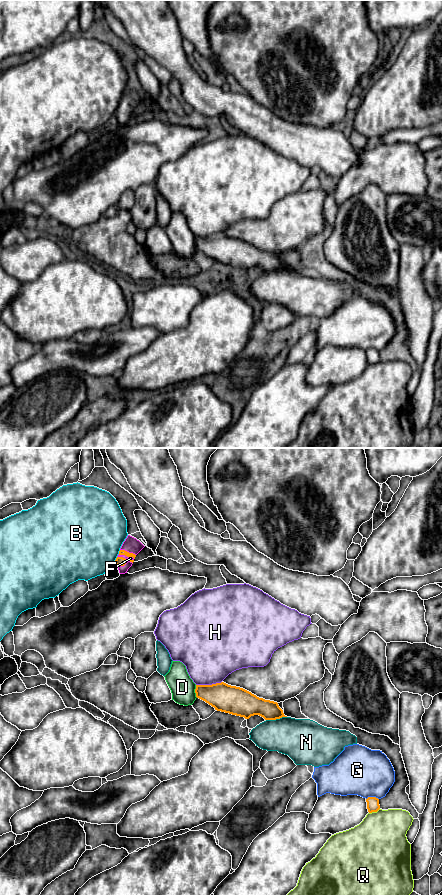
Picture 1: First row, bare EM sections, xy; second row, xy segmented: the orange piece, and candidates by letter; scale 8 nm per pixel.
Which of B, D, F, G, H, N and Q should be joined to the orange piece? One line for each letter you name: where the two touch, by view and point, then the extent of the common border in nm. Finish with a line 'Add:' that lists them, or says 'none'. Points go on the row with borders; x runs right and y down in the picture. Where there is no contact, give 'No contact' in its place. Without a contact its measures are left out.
F: Touches orange at xy (128, 552). Shared border 140 nm
Add: F

